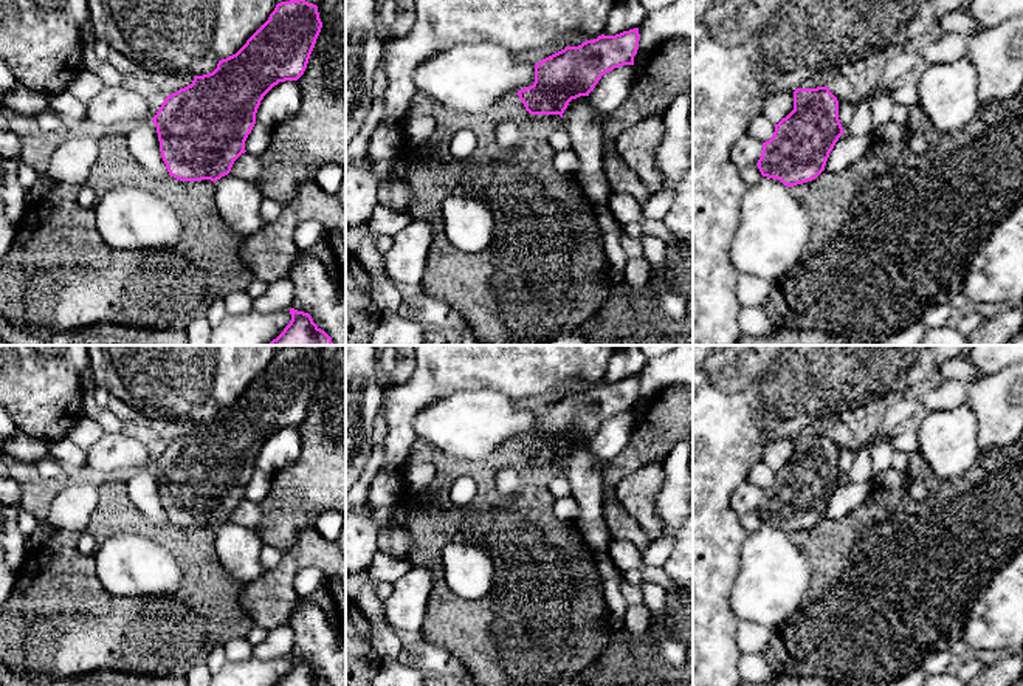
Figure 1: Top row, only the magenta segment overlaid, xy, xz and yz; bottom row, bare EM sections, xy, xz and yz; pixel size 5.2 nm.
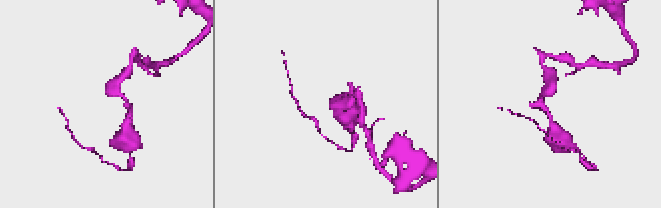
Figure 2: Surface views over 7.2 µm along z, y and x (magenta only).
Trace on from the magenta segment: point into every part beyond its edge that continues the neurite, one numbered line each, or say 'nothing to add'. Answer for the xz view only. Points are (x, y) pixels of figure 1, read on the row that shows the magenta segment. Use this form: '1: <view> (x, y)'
nothing to add

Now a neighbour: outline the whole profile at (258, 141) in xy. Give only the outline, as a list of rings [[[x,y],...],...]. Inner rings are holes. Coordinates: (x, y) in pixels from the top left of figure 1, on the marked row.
[[[256,122],[245,141],[245,150],[253,155],[262,155],[271,142],[271,129]]]

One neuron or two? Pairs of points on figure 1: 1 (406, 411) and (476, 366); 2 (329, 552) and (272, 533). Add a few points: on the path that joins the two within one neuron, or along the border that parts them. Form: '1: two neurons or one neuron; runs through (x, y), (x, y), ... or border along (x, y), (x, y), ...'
1: one neuron; runs through (422, 394), (450, 366), (459, 366)
2: two neurons; border along (313, 525), (303, 530), (298, 539), (284, 552)

